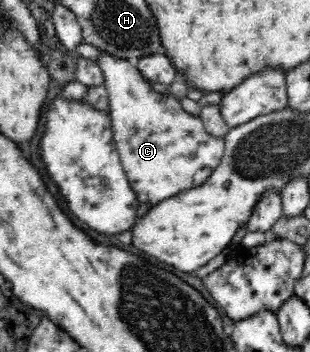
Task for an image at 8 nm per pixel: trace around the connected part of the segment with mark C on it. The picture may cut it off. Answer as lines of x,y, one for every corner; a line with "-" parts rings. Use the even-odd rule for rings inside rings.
102,51
97,63
103,74
103,85
108,89
108,112
112,120
115,148
136,197
151,207
180,192
202,185
222,159
224,139
209,135
204,129
200,116
188,114
171,93
165,96
154,91
140,71
132,67
127,60

